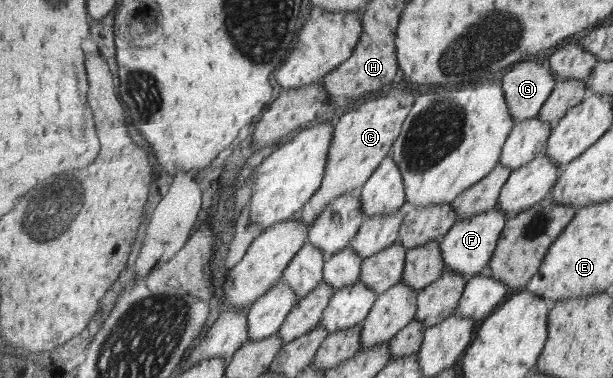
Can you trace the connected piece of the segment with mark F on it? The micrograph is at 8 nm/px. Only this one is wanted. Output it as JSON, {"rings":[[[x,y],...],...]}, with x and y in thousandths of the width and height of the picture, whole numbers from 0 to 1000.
{"rings":[[[814,540],[806,553],[783,569],[749,579],[741,601],[734,603],[729,622],[718,632],[728,712],[737,714],[744,725],[754,725],[763,741],[796,720],[798,698],[827,585],[827,566],[821,561]]]}

